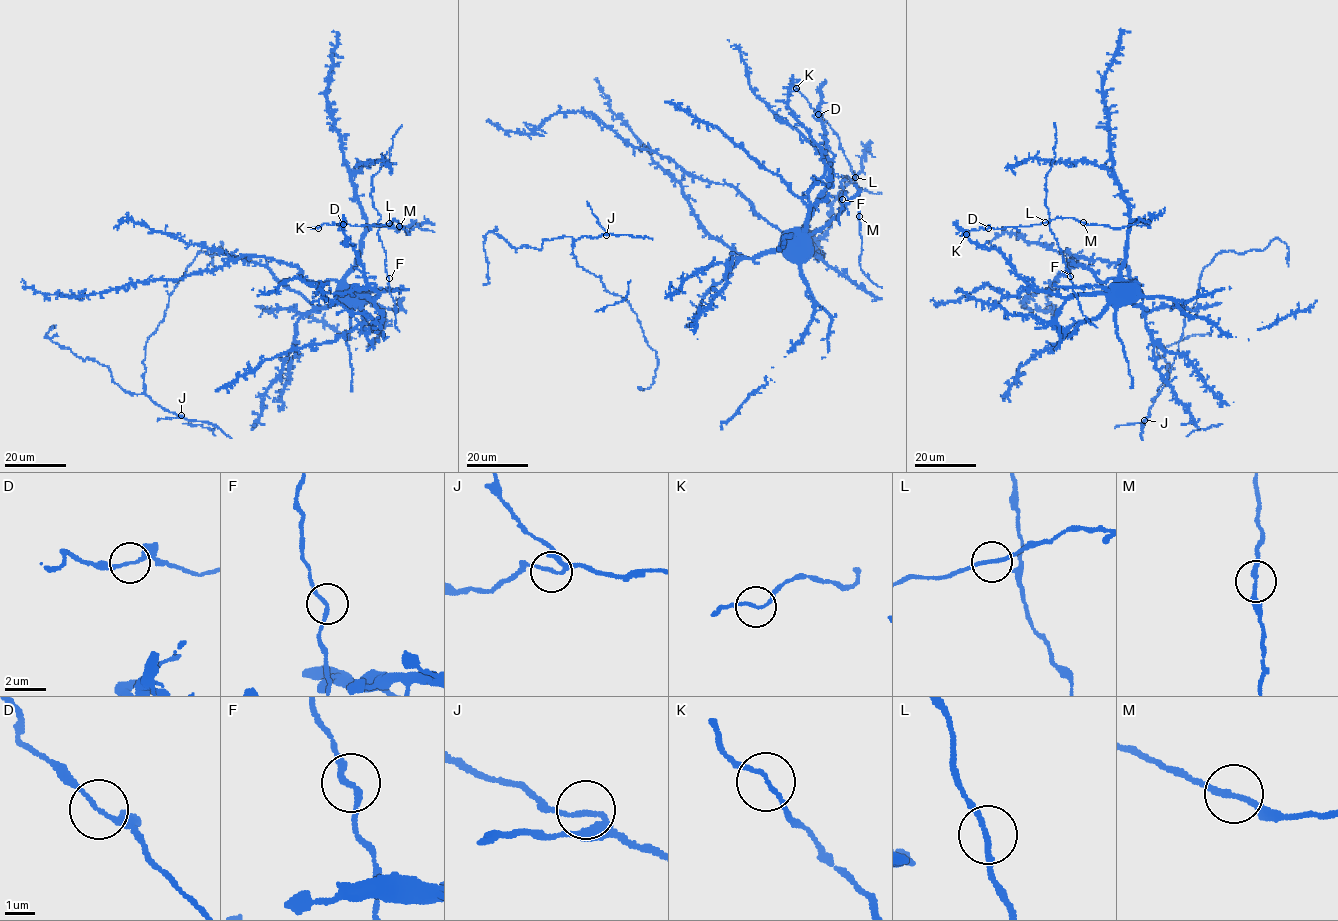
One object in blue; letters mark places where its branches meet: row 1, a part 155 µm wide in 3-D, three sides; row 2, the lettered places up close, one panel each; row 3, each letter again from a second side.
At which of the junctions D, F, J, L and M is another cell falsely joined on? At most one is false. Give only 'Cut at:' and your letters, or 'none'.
Cut at: none

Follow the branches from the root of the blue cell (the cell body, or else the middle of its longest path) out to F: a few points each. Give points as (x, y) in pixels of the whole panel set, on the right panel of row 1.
F: (1125, 286), (1117, 285), (1110, 291), (1094, 286), (1073, 287), (1070, 276)

